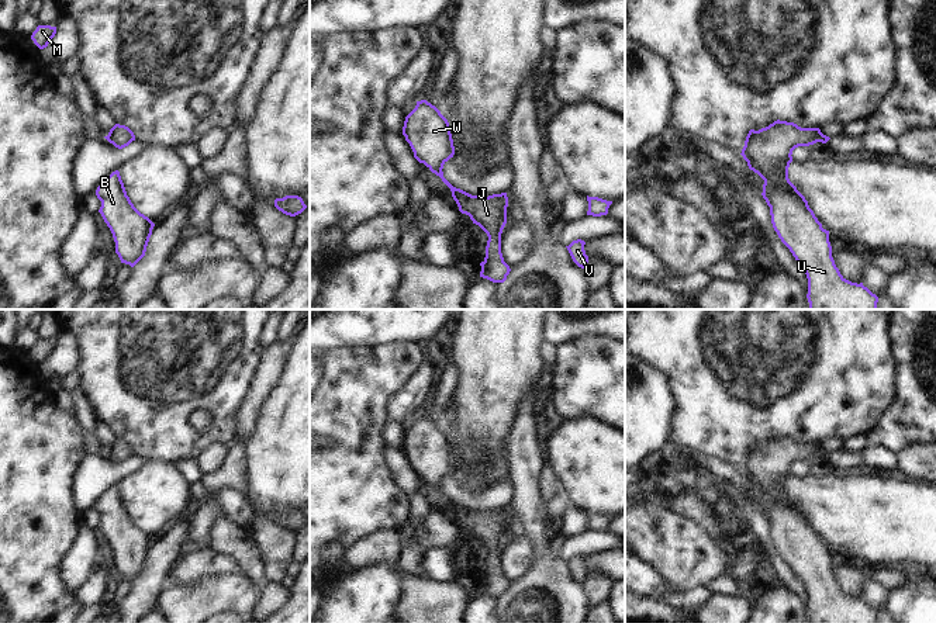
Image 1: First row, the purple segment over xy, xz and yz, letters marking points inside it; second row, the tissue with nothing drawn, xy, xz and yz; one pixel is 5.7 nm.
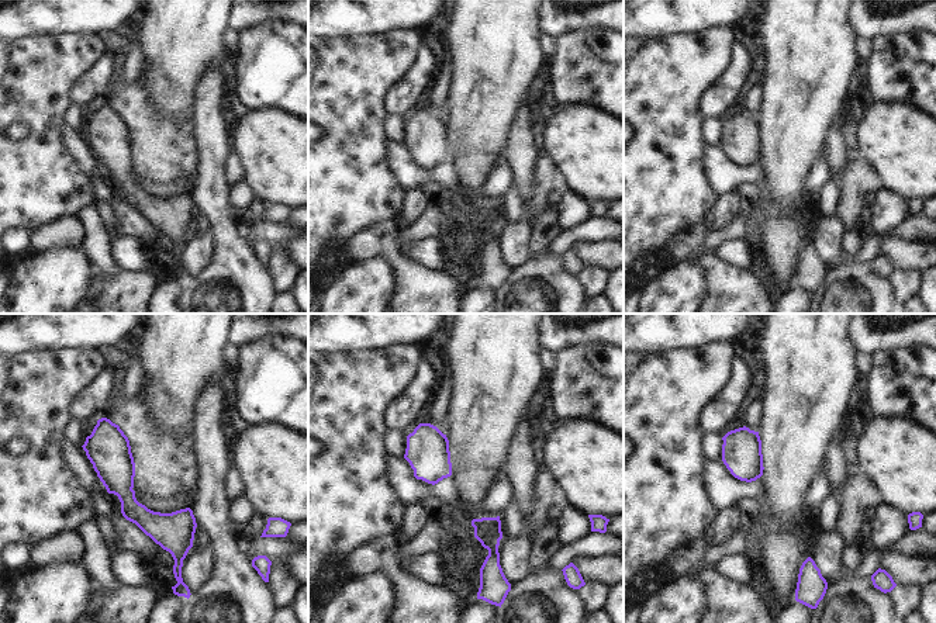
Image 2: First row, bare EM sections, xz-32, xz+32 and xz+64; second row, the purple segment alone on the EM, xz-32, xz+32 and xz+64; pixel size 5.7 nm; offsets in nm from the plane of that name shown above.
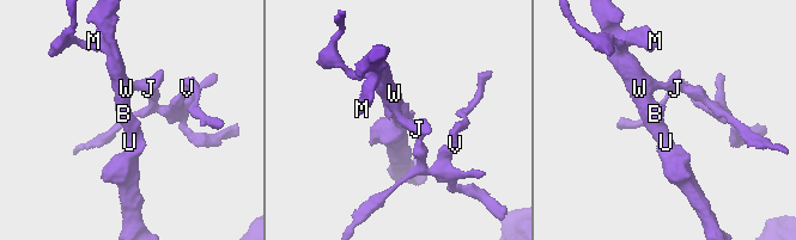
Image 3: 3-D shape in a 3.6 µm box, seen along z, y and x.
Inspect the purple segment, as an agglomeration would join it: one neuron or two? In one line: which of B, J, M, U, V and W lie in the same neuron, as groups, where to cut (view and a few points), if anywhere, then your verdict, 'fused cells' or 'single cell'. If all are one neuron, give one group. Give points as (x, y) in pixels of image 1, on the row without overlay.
B J M U V W; no cut; single cell

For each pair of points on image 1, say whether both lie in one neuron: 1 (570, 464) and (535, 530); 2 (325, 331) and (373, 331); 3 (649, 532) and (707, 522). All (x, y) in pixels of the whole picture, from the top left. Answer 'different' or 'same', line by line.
1: different
2: same
3: different

